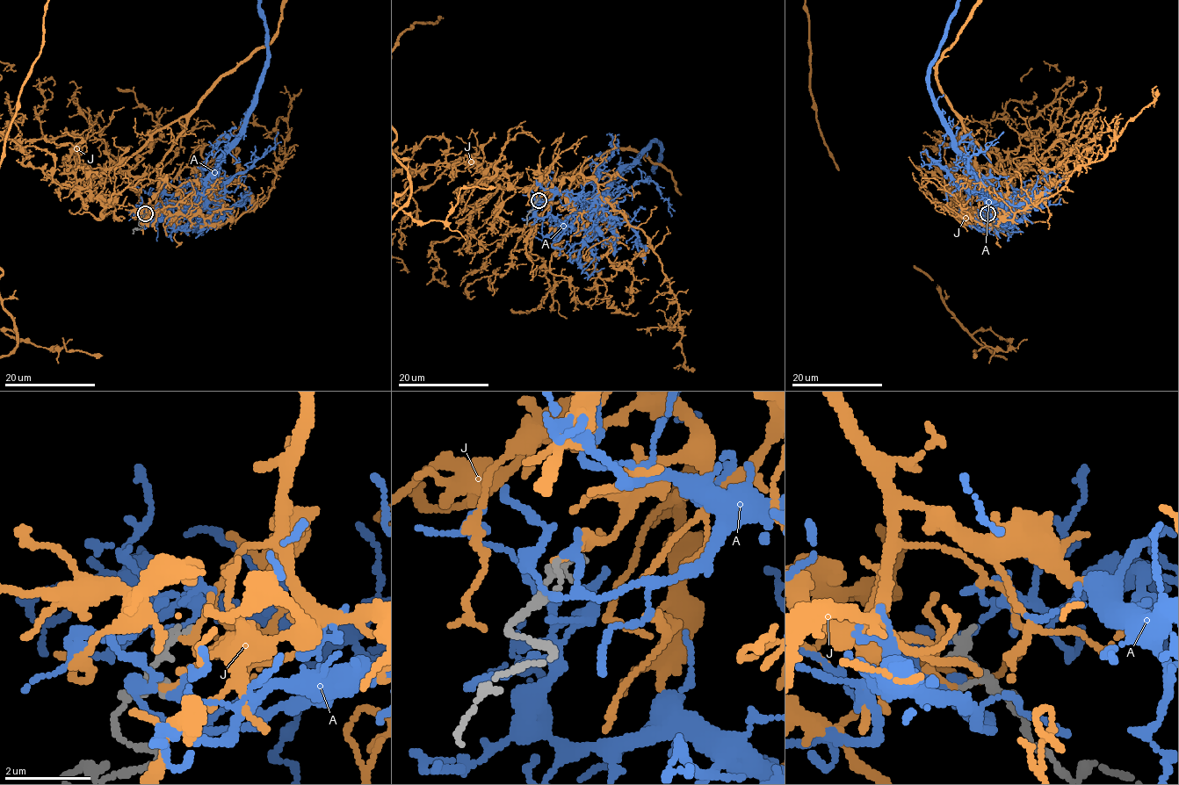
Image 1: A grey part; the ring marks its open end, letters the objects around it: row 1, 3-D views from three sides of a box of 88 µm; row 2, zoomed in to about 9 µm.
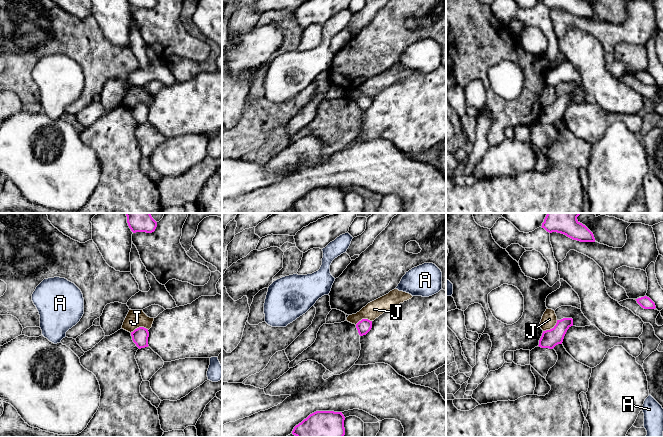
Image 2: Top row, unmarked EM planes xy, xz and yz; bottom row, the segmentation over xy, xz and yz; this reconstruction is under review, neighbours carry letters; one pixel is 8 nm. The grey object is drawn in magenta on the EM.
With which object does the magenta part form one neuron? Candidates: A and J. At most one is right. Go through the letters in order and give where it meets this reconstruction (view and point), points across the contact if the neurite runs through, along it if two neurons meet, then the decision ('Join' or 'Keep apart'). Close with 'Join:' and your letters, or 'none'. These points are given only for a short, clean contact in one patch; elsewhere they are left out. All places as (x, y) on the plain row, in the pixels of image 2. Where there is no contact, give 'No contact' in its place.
A: No contact. Keep apart
J: Touches magenta at yz (552, 104). Boundary: yz (557, 96), (551, 104), (543, 107). Keep apart
Join: none

